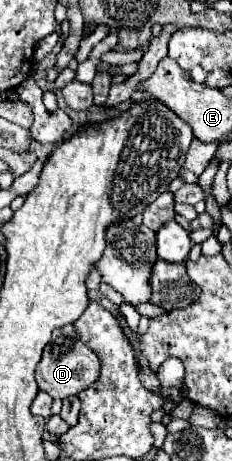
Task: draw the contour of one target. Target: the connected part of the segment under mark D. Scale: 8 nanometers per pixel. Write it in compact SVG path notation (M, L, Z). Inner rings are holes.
M66 324L54 330L50 344L44 348L42 360L36 366L36 382L38 388L48 392L52 398L68 398L68 396L76 396L82 390L90 388L100 376L100 360L98 356L80 340L74 324ZM54 342L66 342L66 354L54 344Z

